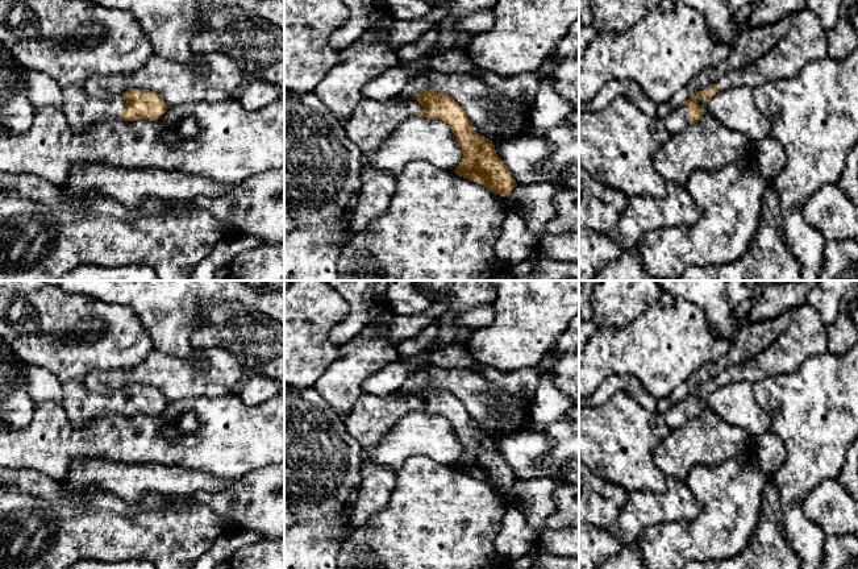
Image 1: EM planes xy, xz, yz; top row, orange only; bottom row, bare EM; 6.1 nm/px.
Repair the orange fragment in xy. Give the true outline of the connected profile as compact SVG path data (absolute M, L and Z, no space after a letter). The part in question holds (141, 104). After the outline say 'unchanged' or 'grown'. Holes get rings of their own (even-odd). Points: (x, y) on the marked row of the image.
M79 86L63 88L62 109L75 132L108 119L158 120L167 108L162 95L150 90L130 90L124 95L99 99Z | grown

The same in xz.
M428 90L408 100L362 99L345 121L345 130L362 153L370 155L413 115L447 124L463 153L454 173L484 186L504 203L517 186L513 175L496 154L493 142L472 130L472 122L463 108L447 94Z | grown

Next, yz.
M713 84L707 90L699 91L682 105L672 109L663 119L667 130L671 134L680 133L690 125L695 124L708 111L708 101L719 92L719 86Z | grown

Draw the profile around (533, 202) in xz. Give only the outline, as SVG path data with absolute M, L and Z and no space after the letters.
M550 182L517 184L503 203L504 213L516 213L524 217L528 228L541 240L546 224L555 216L553 198L557 187Z

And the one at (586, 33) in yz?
M579 26L579 58L586 51L591 40L597 34L593 26Z

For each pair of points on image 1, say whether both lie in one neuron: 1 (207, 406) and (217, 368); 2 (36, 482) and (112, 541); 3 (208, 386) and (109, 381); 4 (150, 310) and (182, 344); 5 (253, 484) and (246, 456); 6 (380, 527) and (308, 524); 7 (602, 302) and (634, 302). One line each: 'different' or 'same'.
1: different
2: different
3: same
4: same
5: different
6: different
7: same

